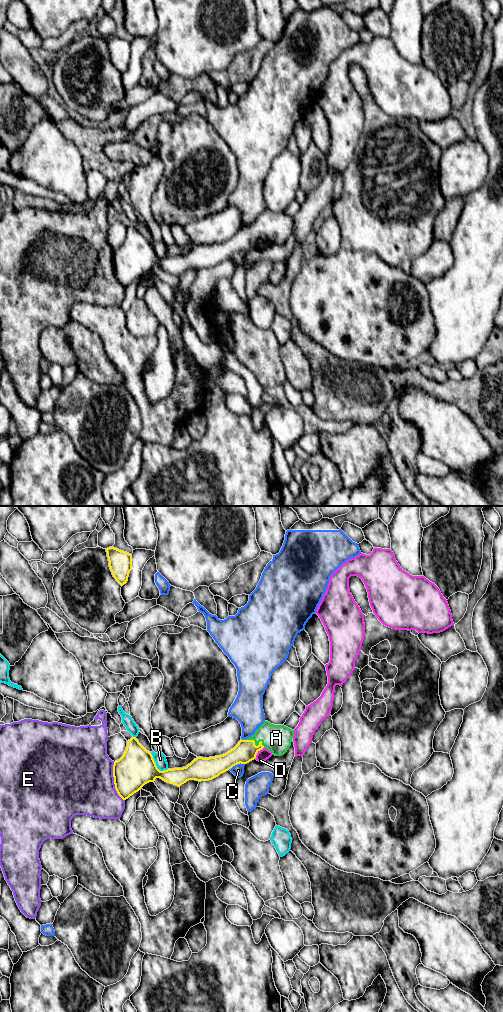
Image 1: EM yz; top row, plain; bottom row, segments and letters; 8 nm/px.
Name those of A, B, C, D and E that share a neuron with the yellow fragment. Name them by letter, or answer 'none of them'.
A

